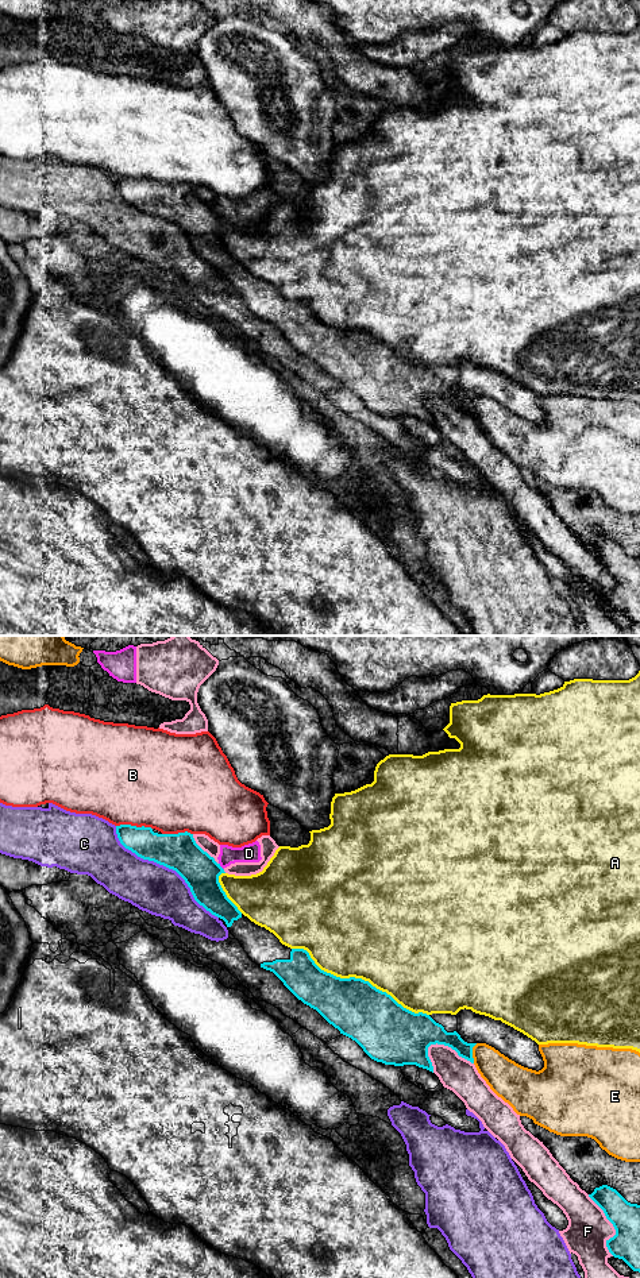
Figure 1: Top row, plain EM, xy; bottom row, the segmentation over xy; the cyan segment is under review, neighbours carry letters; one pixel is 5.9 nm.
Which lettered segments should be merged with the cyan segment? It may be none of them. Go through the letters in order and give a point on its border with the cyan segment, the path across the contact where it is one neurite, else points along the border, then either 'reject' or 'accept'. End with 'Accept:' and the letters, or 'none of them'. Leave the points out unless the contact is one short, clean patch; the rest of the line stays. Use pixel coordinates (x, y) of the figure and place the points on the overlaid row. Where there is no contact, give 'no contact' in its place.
A: xy (359, 979) | reject
B: xy (134, 826) | reject
C: xy (165, 865) | reject
D: xy (220, 867) | reject
E: xy (471, 1053) | reject
F: xy (450, 1046) | reject
Accept: none of them

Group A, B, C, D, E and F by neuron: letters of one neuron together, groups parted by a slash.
A / B / C / D F / E

